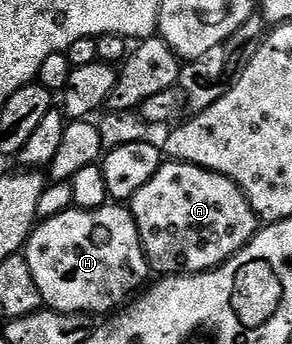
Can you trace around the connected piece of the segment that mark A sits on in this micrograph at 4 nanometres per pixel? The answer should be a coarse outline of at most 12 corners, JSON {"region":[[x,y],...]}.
{"region":[[162,163],[131,211],[150,269],[210,272],[259,217],[239,186]]}

